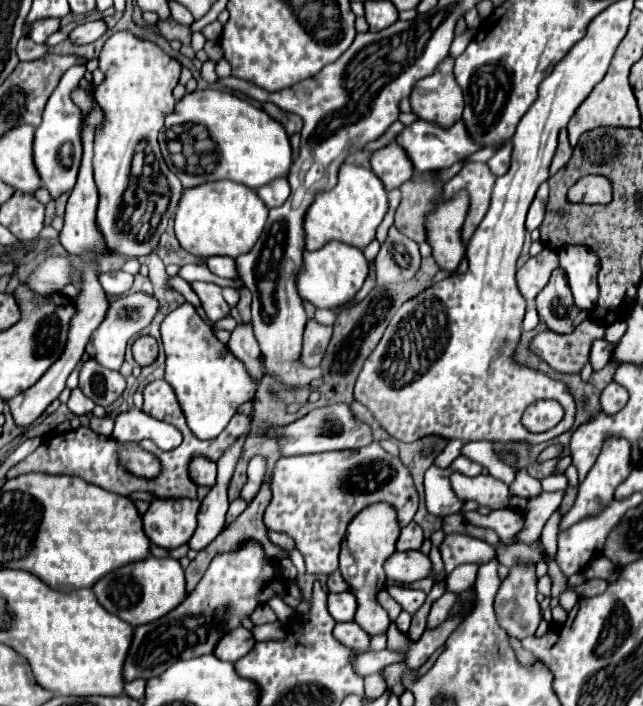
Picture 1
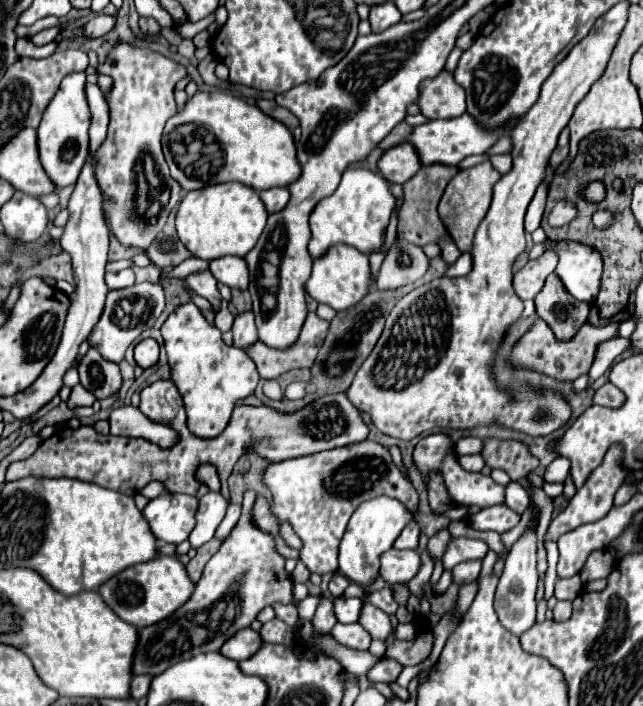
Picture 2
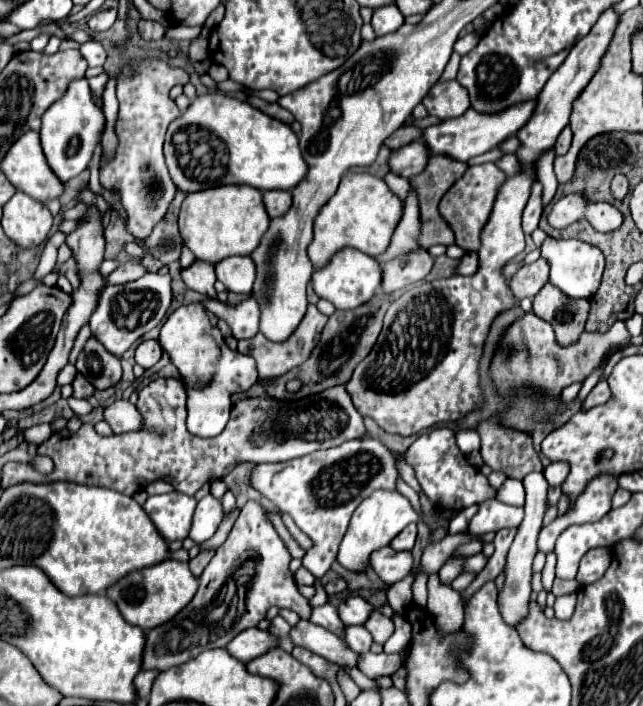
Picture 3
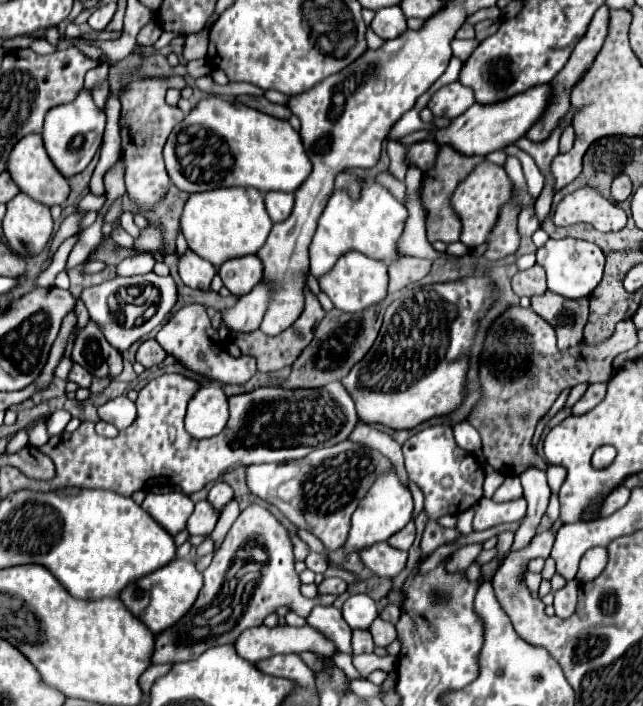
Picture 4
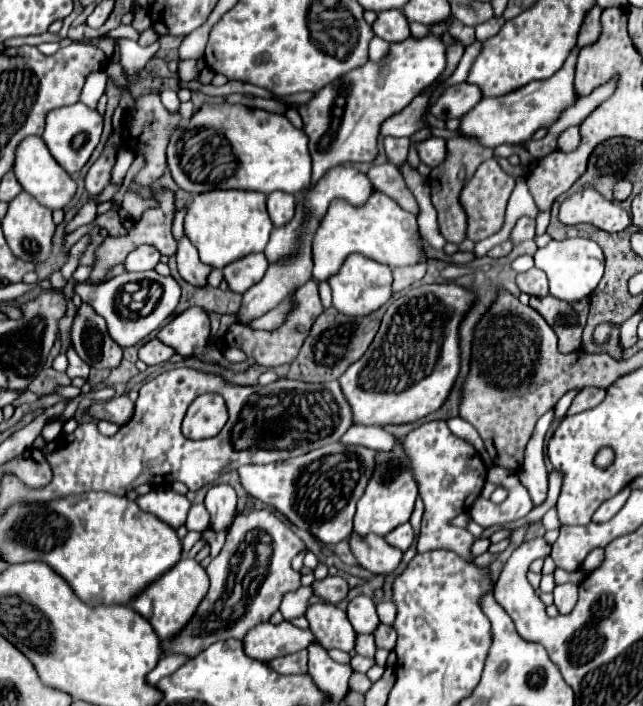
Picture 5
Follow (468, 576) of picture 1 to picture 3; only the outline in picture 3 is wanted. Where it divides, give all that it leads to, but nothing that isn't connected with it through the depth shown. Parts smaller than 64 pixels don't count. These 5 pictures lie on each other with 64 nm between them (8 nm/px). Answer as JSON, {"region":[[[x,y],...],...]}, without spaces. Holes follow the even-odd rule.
{"region":[[[476,554],[476,556],[468,558],[468,560],[464,560],[462,572],[472,572],[472,574],[478,574],[484,566],[486,566],[486,556],[484,556],[484,554]]]}

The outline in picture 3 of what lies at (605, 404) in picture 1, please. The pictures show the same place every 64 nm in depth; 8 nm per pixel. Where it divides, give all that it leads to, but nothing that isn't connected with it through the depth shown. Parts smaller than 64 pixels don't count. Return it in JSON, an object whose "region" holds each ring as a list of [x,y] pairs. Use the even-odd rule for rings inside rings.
{"region":[[[600,380],[600,382],[592,388],[592,392],[588,394],[588,398],[586,398],[586,402],[584,402],[584,410],[592,408],[592,406],[598,406],[598,404],[604,404],[604,402],[608,402],[610,398],[612,398],[612,392],[610,392],[608,382],[606,382],[606,380]]]}

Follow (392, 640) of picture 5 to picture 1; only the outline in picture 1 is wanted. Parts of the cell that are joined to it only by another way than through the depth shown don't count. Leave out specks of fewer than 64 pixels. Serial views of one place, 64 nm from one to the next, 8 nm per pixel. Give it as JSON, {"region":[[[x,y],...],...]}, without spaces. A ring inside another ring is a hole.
{"region":[[[372,504],[364,508],[348,526],[348,532],[342,540],[342,550],[340,550],[340,572],[350,586],[350,592],[356,596],[358,608],[354,622],[360,624],[370,636],[386,632],[390,626],[390,618],[386,610],[378,604],[376,594],[384,588],[386,584],[386,574],[384,574],[384,562],[394,554],[394,546],[400,534],[400,526],[396,522],[394,508],[388,504]]]}

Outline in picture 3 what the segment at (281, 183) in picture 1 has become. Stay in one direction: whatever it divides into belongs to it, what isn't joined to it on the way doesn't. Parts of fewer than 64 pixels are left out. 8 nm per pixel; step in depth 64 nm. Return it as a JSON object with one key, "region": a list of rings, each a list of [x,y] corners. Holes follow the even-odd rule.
{"region":[[[268,190],[262,196],[264,196],[264,206],[270,218],[282,216],[292,206],[292,194],[288,190]]]}

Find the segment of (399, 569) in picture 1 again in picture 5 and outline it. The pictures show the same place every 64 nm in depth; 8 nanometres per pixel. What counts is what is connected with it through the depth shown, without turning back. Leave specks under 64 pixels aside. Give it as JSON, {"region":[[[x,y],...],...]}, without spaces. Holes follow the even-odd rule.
{"region":[[[350,536],[350,548],[358,560],[358,564],[362,564],[362,568],[370,570],[372,574],[390,574],[398,568],[400,560],[402,560],[402,552],[394,546],[390,546],[384,538],[380,536]]]}

